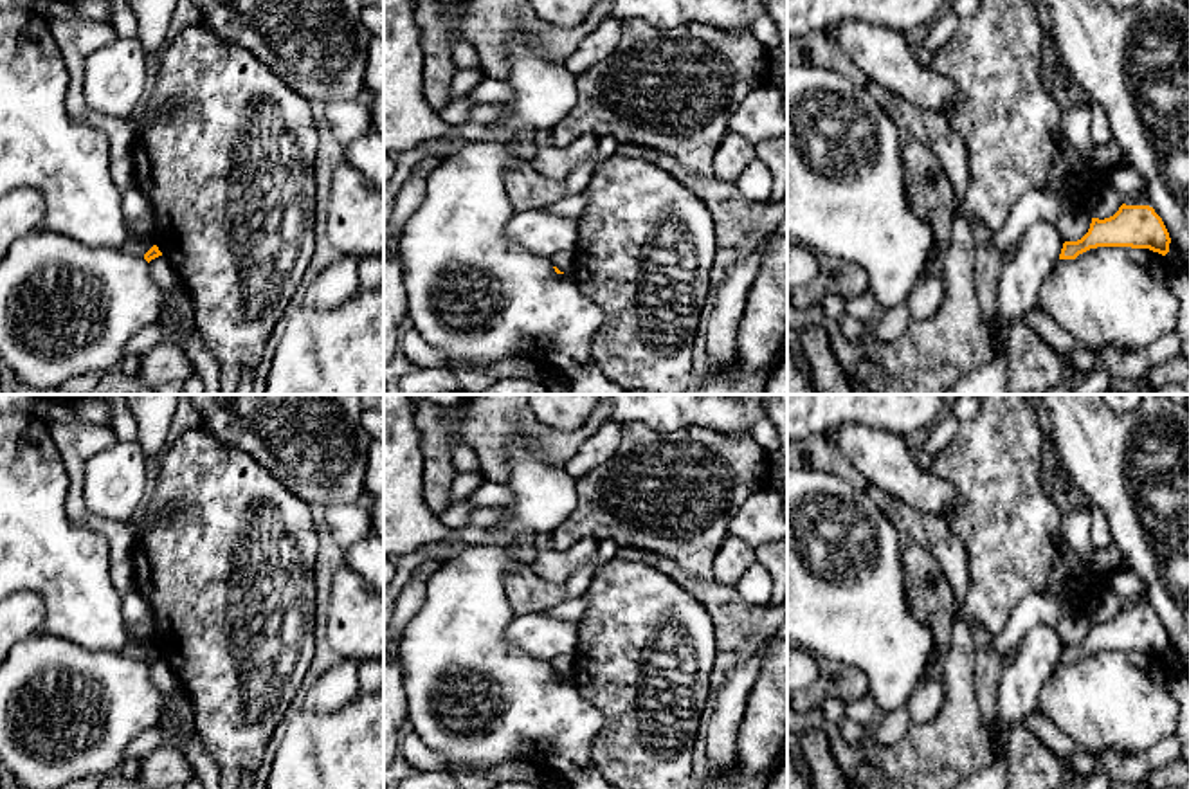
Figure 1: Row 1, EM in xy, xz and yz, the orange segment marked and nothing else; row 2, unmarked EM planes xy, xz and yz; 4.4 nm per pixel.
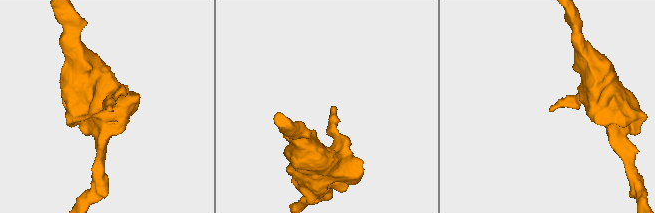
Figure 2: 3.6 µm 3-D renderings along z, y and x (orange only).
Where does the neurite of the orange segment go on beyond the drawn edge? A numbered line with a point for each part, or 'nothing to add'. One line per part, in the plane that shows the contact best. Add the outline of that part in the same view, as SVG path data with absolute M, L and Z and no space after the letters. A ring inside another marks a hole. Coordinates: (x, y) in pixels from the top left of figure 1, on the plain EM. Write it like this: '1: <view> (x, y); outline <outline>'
nothing to add

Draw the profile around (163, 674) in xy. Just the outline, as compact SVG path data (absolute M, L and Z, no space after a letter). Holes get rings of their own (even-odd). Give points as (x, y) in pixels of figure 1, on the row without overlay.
M159 659L159 661L151 663L148 668L151 672L151 679L153 679L155 686L160 692L162 715L164 715L164 713L169 712L171 701L175 699L175 695L178 692L182 692L182 686L177 679L173 668L164 659Z

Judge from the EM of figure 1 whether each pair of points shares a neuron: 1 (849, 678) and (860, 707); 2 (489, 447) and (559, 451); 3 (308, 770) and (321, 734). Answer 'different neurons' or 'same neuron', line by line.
1: different neurons
2: same neuron
3: same neuron

